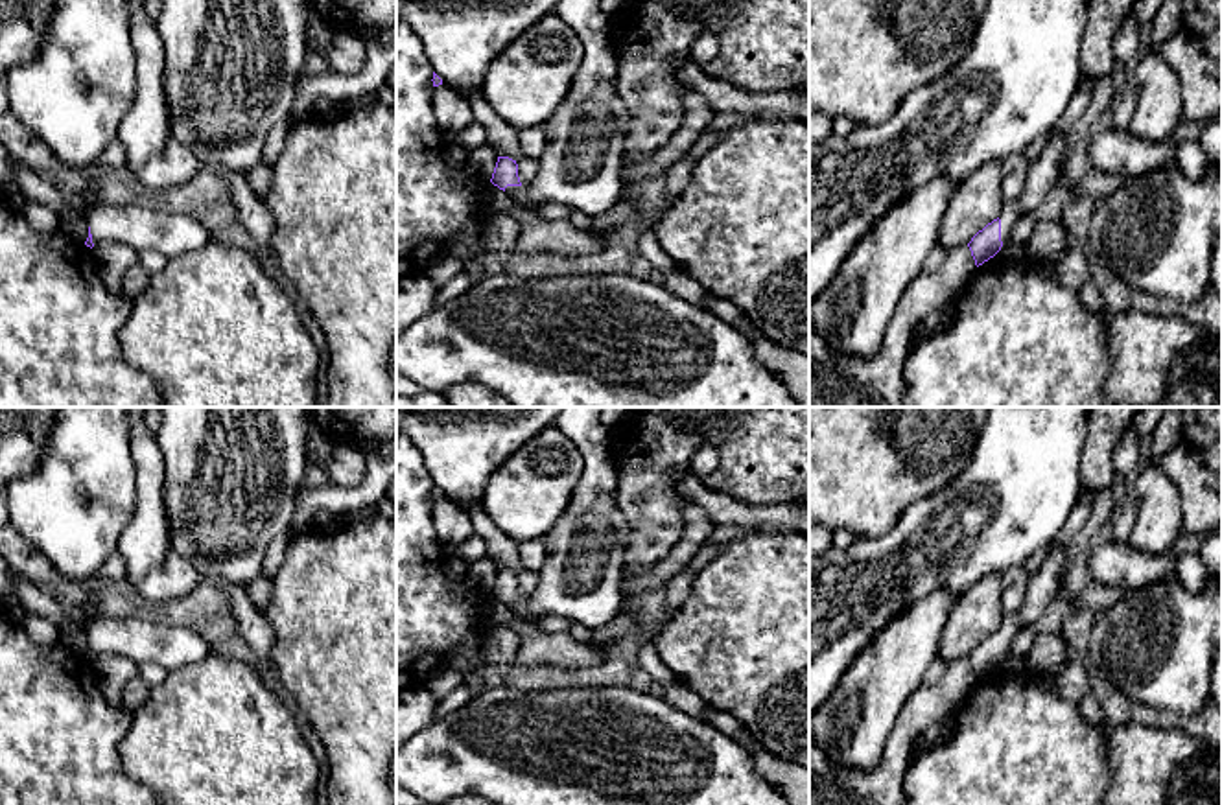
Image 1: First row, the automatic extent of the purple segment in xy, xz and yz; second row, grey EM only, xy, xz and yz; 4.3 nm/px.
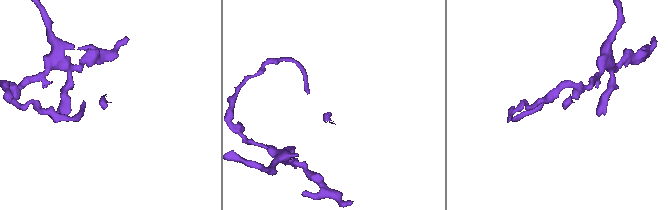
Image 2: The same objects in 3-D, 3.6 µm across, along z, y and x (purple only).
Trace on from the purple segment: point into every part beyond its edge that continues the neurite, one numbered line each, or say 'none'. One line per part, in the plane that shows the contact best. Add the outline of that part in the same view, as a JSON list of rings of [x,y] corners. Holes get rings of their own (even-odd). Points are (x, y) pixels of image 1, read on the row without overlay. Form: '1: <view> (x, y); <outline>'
1: yz (1044, 586); [[[1067,545],[1049,549],[1041,567],[1028,578],[1023,604],[1016,613],[1005,613],[1001,632],[1001,654],[1008,656],[1010,643],[1021,628],[1034,626],[1041,613],[1058,599],[1063,586],[1063,562]]]

